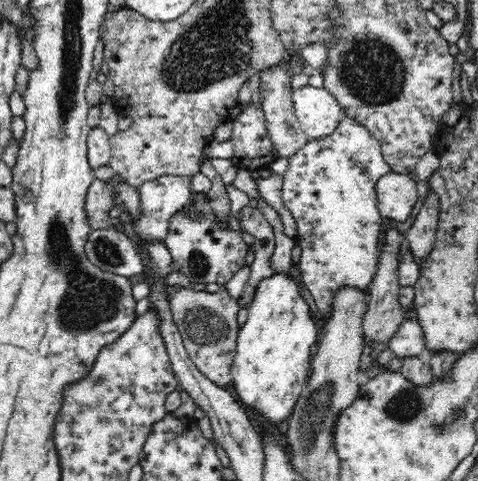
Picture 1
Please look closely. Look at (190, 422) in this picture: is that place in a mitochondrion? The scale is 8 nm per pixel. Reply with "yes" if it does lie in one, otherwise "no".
no

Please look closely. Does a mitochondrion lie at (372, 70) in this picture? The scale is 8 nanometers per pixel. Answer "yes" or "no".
yes

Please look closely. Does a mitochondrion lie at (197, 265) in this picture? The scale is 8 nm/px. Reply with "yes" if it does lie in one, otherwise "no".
yes

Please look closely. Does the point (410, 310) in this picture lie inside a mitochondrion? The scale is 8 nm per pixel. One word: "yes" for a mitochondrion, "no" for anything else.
no

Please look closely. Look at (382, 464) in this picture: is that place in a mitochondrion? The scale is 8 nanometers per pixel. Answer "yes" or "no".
no

